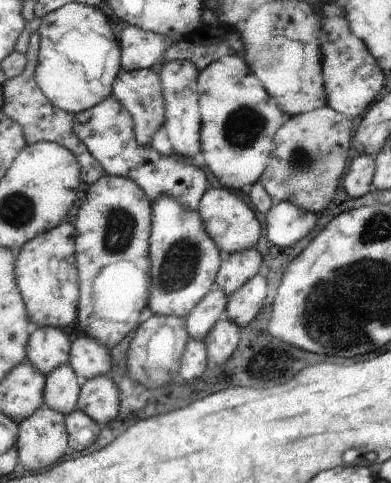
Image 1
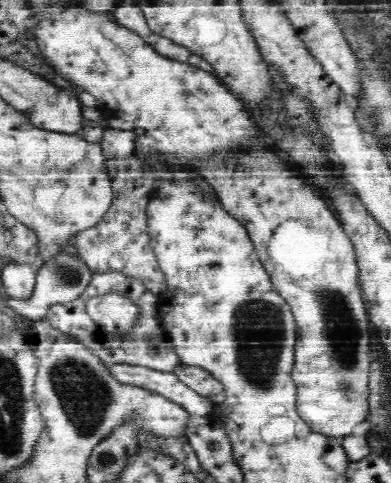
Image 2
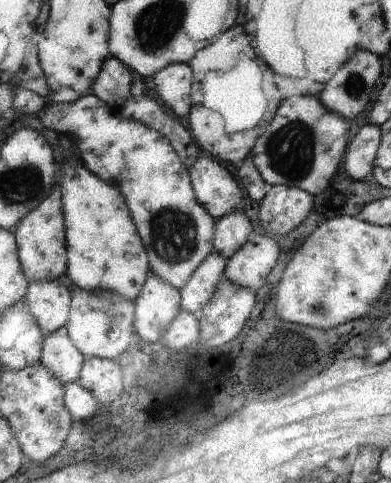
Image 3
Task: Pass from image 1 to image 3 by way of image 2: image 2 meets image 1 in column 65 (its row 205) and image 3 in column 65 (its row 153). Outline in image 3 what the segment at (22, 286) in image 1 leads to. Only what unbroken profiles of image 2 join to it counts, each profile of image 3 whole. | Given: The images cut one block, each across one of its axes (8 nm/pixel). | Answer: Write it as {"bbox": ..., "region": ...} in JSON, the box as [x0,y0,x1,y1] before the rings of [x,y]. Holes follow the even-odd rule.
{"bbox":[15,184,69,282],"region":[[[59,184],[53,188],[53,194],[35,208],[35,212],[29,212],[15,232],[19,242],[19,258],[23,264],[23,272],[31,282],[35,280],[51,280],[51,278],[67,278],[67,266],[69,266],[69,254],[67,254],[67,224],[63,216],[63,198]]]}

